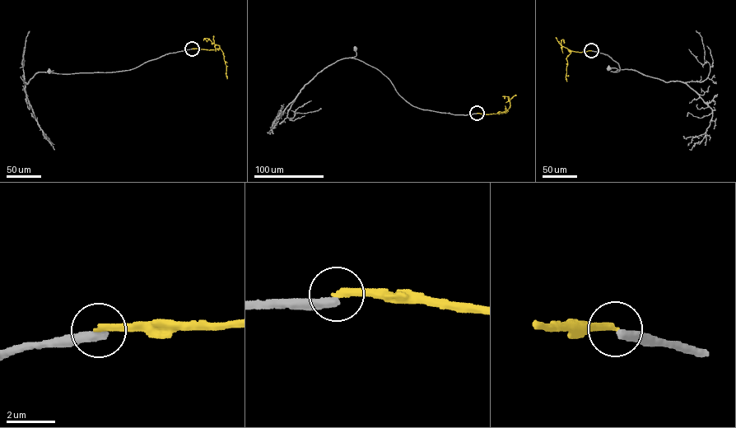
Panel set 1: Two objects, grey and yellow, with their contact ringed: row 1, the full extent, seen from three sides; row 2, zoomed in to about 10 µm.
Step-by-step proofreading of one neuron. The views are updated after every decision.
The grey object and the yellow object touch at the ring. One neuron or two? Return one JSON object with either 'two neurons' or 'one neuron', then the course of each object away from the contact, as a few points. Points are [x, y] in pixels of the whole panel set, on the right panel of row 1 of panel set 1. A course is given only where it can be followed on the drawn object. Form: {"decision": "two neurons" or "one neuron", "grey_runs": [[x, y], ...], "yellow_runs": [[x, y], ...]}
{"decision": "two neurons", "grey_runs": [[591, 50], [609, 56], [618, 63], [620, 69], [613, 72], [611, 71], [618, 70], [608, 68]], "yellow_runs": [[591, 50], [571, 51], [566, 58], [566, 81]]}

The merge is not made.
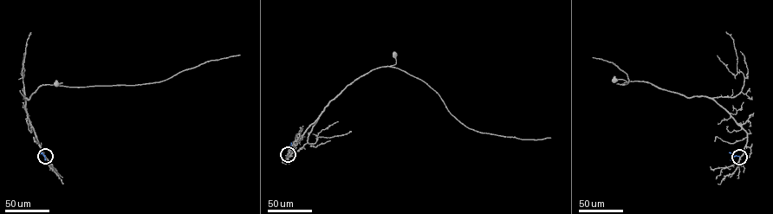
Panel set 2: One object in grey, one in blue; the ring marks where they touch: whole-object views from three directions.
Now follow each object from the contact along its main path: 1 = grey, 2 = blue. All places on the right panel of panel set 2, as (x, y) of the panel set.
1: (739, 157), (746, 144), (747, 133), (712, 99), (702, 96), (687, 97), (648, 82), (614, 80)
2: (739, 157), (729, 152)

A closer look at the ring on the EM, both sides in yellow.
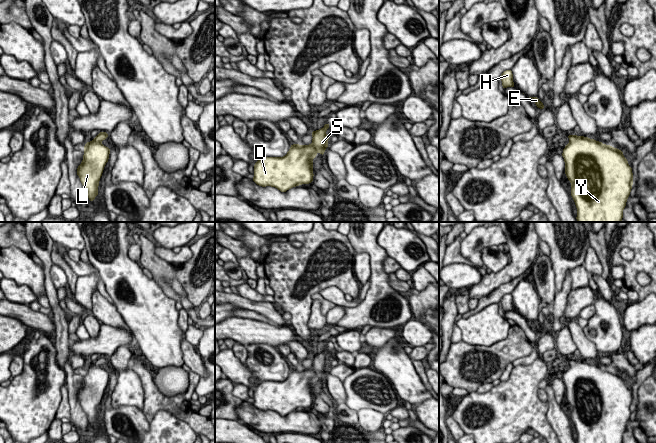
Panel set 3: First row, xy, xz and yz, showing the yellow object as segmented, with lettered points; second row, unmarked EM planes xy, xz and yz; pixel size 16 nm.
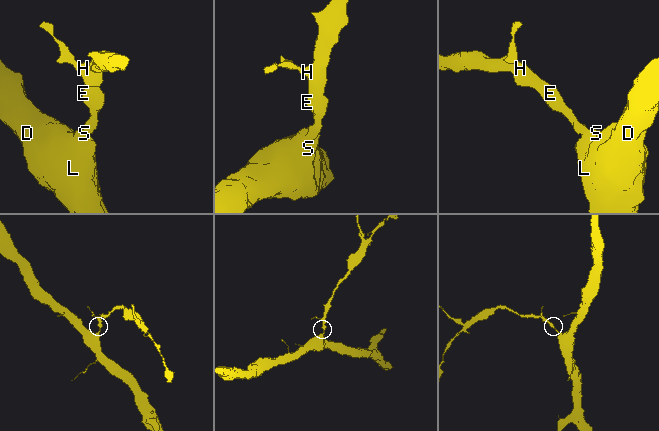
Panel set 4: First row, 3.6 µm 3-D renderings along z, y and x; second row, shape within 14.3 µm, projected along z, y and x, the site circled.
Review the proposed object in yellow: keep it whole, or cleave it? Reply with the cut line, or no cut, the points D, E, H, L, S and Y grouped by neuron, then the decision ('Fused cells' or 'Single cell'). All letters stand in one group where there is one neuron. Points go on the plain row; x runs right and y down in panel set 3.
No split. Groups: D E H L S Y. Single cell

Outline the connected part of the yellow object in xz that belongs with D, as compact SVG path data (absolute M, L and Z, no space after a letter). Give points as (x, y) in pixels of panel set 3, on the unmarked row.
M325 347L322 353L311 355L311 369L292 368L284 381L263 381L258 384L254 389L252 404L259 410L272 410L281 416L301 408L312 407L312 383L316 383L318 375L324 380L329 364L326 354L329 351L330 349Z

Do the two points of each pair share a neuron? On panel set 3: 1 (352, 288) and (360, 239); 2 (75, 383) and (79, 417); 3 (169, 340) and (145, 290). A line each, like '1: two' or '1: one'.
1: two
2: one
3: one

